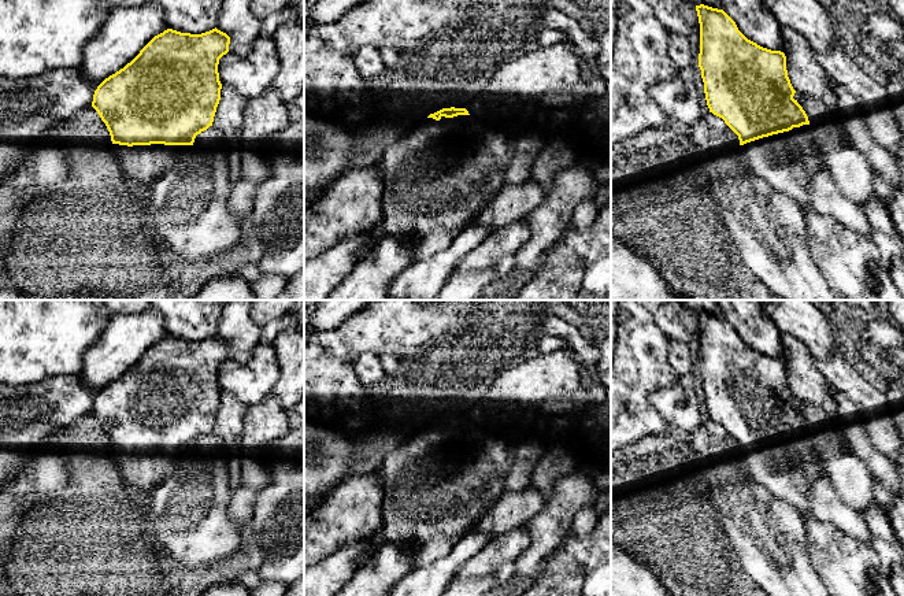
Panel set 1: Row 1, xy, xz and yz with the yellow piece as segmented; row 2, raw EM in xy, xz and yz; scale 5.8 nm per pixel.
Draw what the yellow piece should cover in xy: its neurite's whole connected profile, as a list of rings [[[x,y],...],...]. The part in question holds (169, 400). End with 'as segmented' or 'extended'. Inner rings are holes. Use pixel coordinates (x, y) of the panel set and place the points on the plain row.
[[[216,334],[201,341],[167,336],[97,393],[92,414],[105,430],[111,456],[130,489],[156,489],[196,443],[212,433],[222,396],[218,371],[229,351],[230,344]]]; extended

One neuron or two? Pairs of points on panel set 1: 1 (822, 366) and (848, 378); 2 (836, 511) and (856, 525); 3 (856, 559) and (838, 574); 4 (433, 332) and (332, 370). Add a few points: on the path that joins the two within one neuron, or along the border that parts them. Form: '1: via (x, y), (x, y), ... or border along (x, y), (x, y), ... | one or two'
1: via (829, 369), (834, 369), (841, 374) | one
2: via (841, 515), (851, 521) | one
3: via (852, 563), (843, 570) | one
4: via (407, 332), (369, 332), (356, 344) | one

